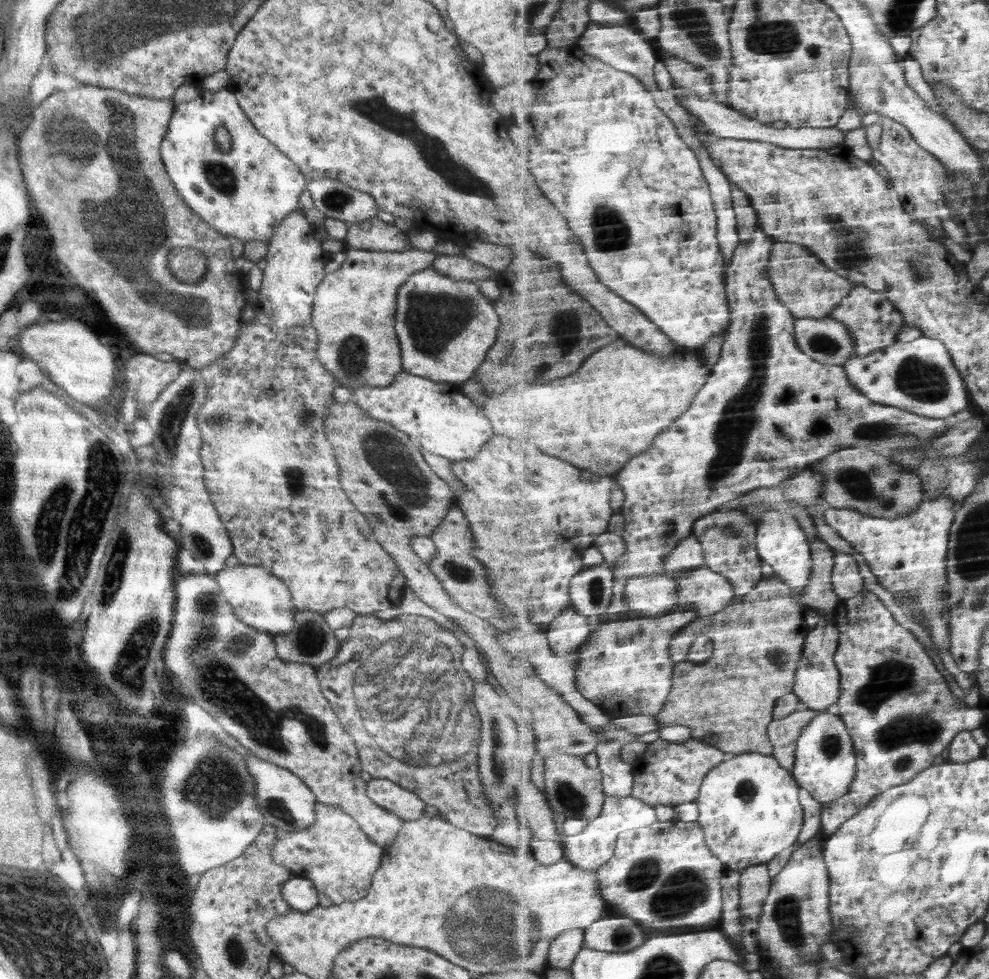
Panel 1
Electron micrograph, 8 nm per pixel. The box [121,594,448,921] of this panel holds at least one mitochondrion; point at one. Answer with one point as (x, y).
(215, 783)

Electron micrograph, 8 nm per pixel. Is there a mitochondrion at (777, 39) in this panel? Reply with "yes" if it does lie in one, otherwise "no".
yes

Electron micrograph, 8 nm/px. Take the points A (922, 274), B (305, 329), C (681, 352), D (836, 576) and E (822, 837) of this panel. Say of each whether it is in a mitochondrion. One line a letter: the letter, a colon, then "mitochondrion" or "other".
A: mitochondrion
B: other
C: other
D: other
E: other

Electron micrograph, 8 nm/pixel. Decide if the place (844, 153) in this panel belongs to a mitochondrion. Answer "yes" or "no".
no

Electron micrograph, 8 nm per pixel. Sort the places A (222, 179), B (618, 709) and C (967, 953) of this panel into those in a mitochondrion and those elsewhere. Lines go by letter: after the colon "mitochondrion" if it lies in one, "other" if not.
A: mitochondrion
B: other
C: other

